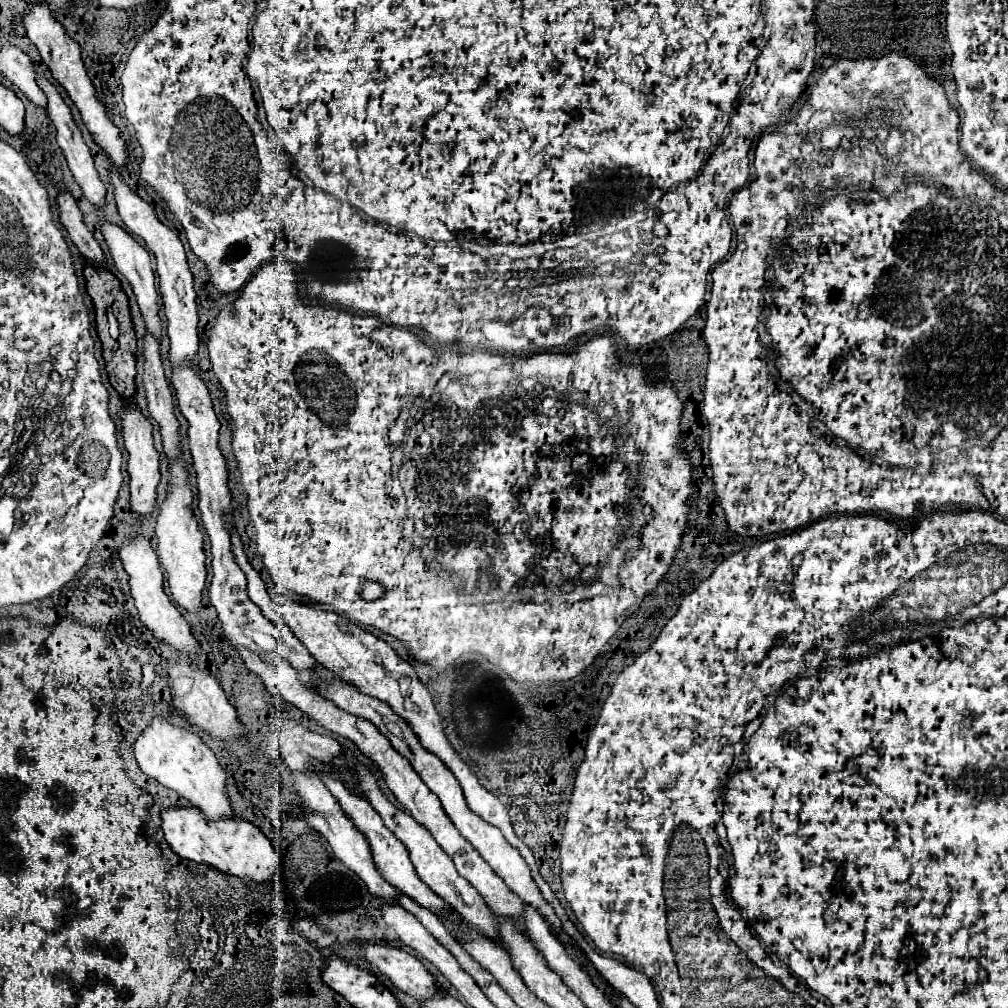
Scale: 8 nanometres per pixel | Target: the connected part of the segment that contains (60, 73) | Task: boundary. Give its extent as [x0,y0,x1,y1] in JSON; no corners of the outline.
[22,2,128,166]

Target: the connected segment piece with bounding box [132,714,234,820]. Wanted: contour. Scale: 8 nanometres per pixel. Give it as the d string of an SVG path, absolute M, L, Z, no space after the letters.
M154 714L132 748L144 774L156 778L162 786L178 792L184 800L188 800L188 806L200 808L206 818L220 820L234 814L224 790L226 772L220 768L214 752L192 730L168 722L162 714Z

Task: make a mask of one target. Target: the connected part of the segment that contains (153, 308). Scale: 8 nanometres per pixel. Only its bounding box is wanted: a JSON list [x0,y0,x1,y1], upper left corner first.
[100,220,160,338]

